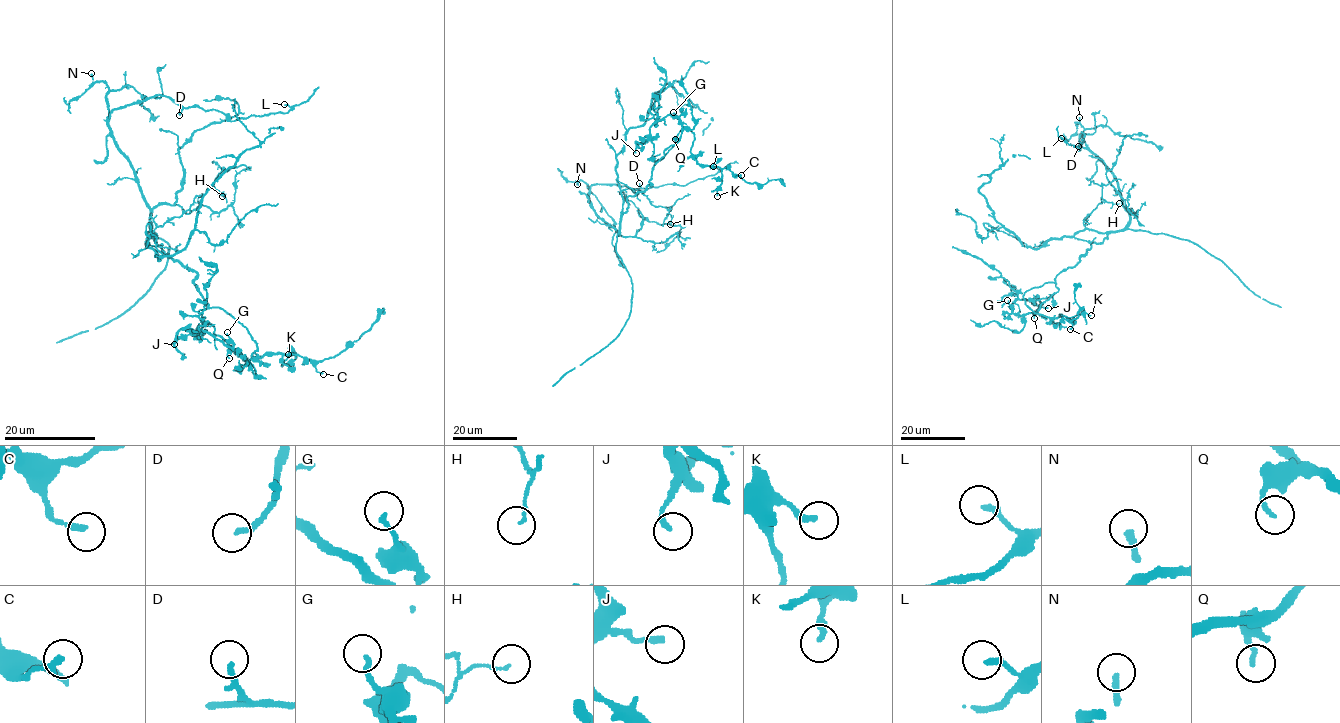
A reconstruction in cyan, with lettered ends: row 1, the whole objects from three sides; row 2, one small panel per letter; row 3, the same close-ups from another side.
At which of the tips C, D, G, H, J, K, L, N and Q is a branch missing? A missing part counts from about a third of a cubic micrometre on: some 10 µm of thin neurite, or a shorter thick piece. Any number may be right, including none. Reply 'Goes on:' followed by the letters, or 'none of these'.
Goes on: D, N

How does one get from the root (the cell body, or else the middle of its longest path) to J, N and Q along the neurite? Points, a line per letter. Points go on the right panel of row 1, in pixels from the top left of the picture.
J: (1108, 234), (1056, 277), (1058, 290), (1036, 311), (1015, 315), (1010, 307), (1017, 299), (1037, 297), (1048, 308)
N: (1108, 234), (1121, 231), (1129, 213), (1116, 176), (1086, 143), (1083, 127), (1075, 122), (1079, 117)
Q: (1108, 234), (1102, 242), (1092, 243), (1074, 265), (1064, 269), (1056, 277), (1058, 290), (1034, 312), (1034, 318)

